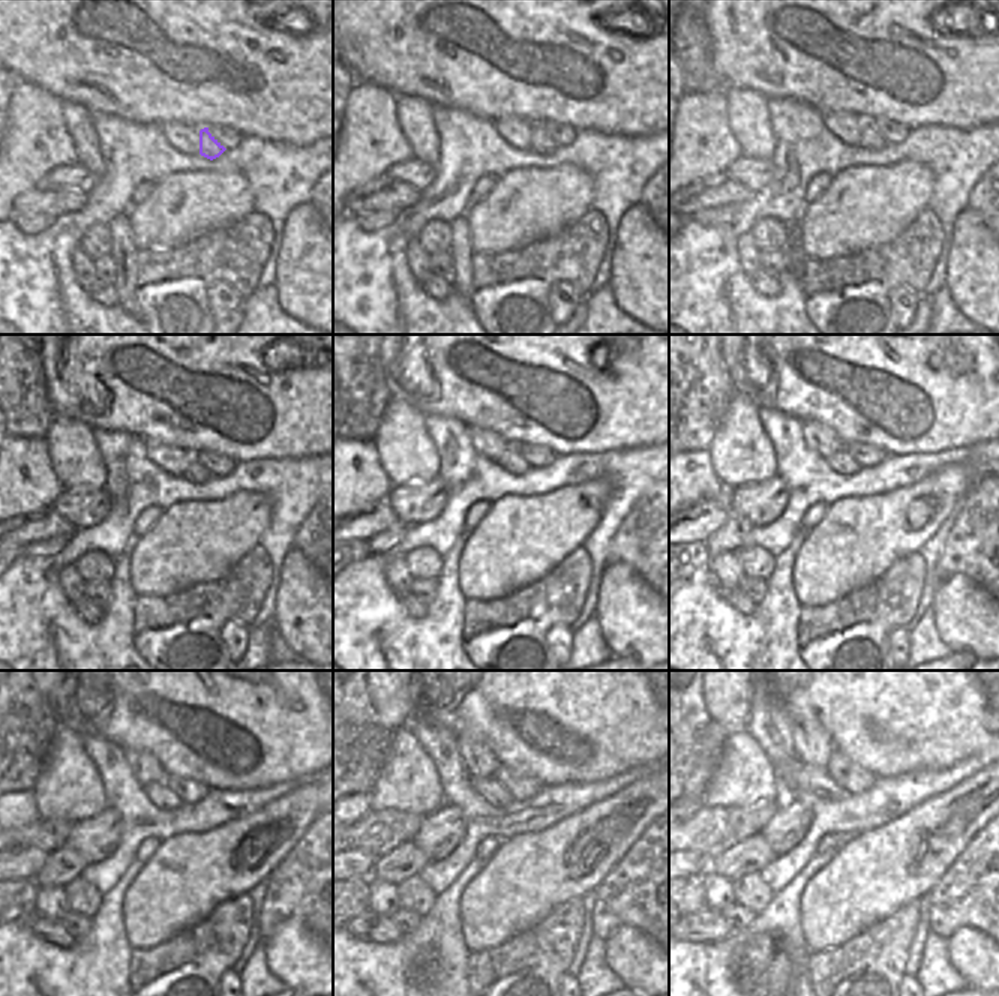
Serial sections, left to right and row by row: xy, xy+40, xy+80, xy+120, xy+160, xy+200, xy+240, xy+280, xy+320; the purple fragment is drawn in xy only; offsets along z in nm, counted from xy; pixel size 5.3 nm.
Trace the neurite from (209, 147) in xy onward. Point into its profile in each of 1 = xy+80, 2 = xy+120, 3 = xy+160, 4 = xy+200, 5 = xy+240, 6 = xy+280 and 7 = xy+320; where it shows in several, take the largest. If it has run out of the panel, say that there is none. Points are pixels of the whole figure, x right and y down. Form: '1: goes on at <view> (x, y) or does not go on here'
1: goes on at xy+80 (870, 138)
2: goes on at xy+120 (194, 471)
3: goes on at xy+160 (510, 461)
4: goes on at xy+200 (840, 461)
5: goes on at xy+240 (159, 794)
6: goes on at xy+280 (489, 788)
7: goes on at xy+320 (800, 776)

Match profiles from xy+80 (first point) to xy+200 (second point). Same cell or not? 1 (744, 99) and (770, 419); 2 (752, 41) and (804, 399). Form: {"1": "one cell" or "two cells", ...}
{"1": "two cells", "2": "one cell"}

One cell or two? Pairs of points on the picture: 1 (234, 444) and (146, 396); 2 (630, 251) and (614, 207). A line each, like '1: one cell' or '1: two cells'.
1: one cell
2: two cells

